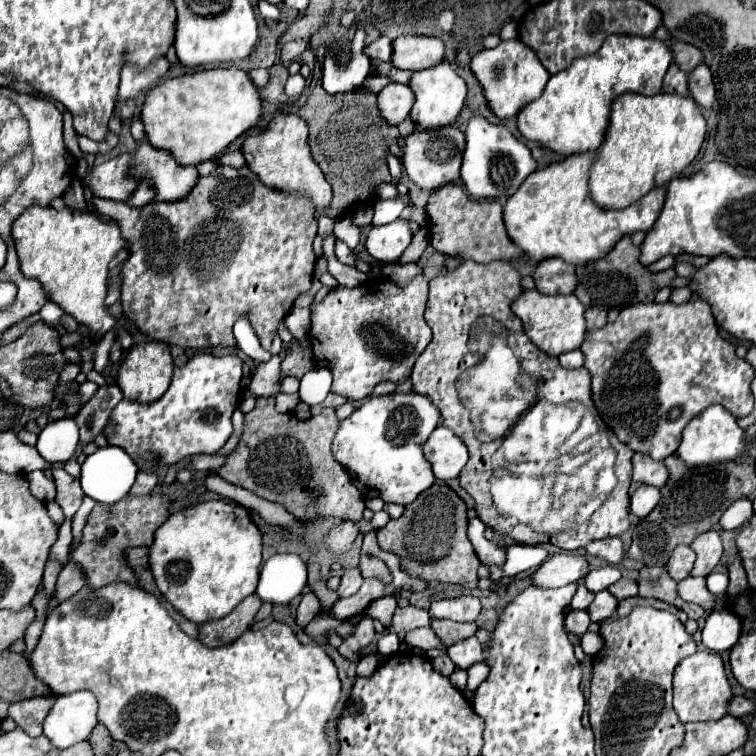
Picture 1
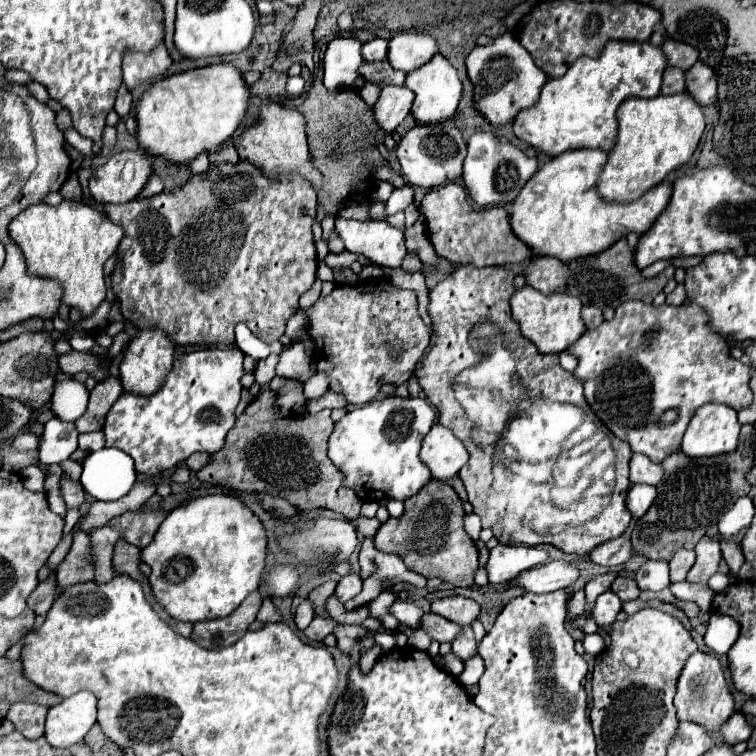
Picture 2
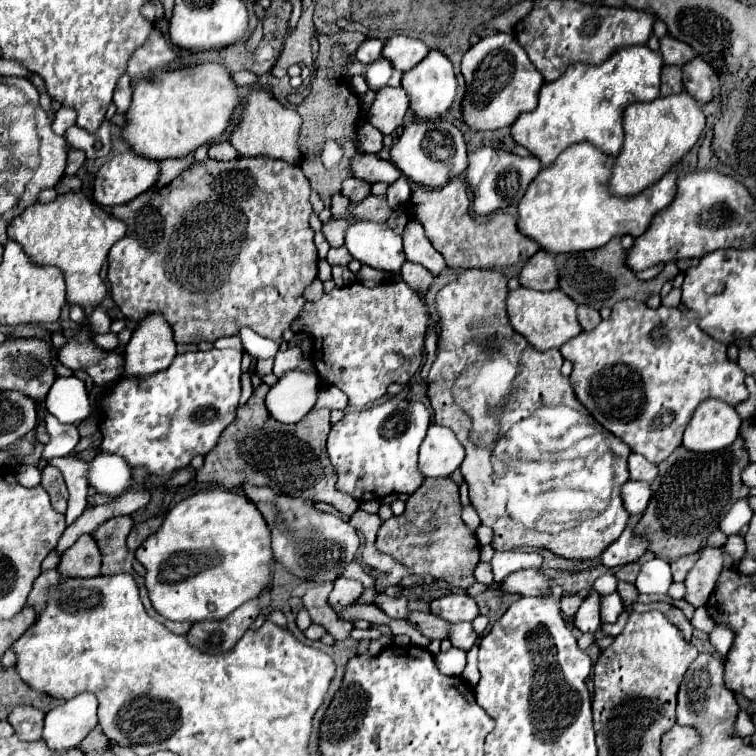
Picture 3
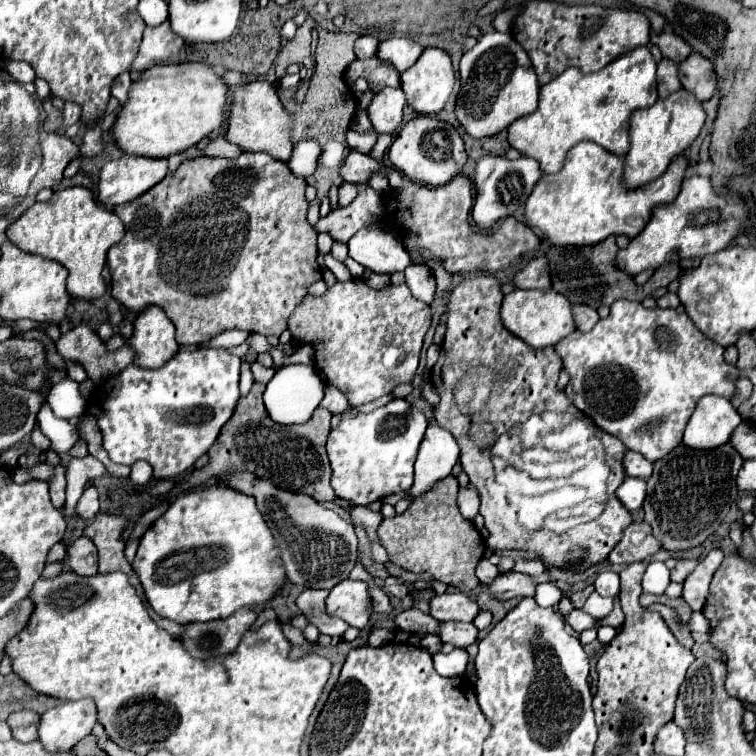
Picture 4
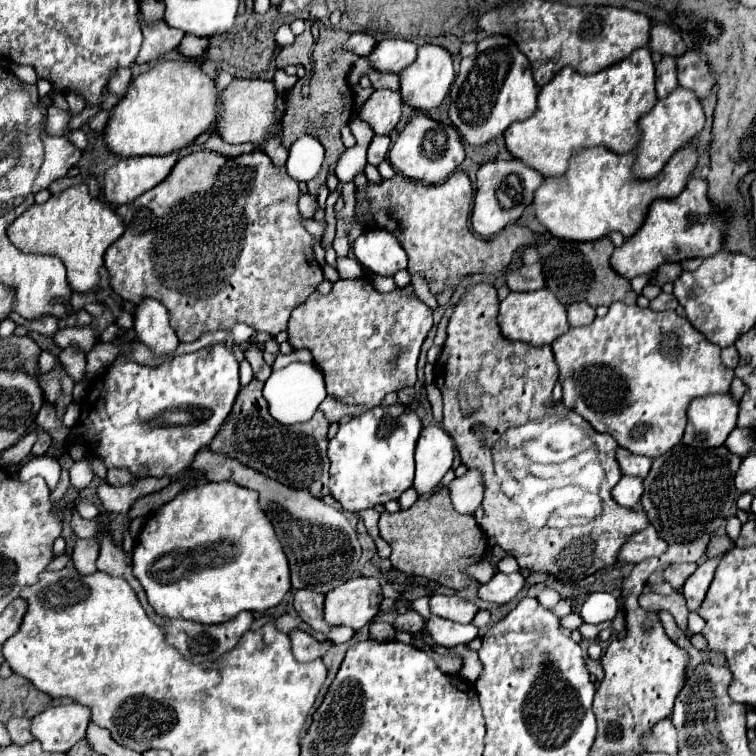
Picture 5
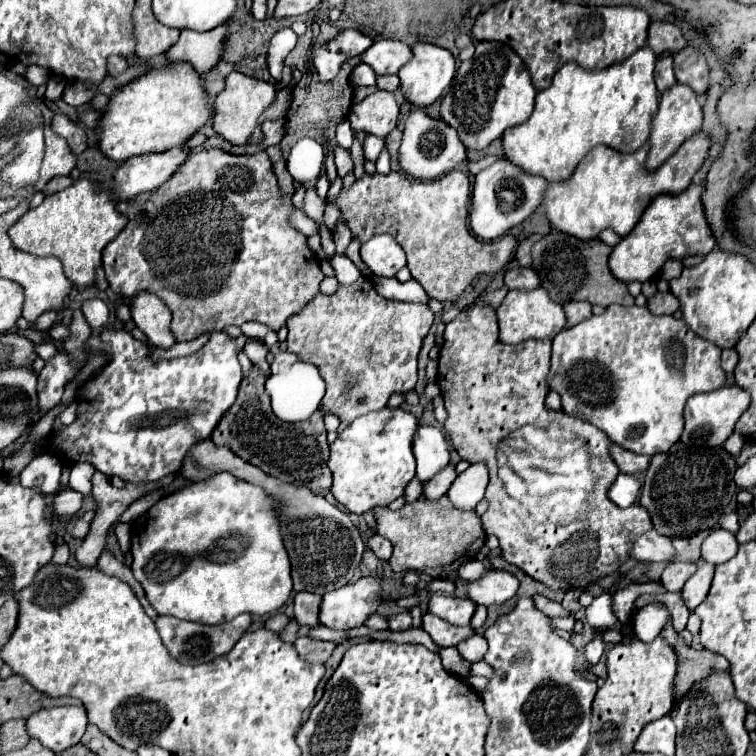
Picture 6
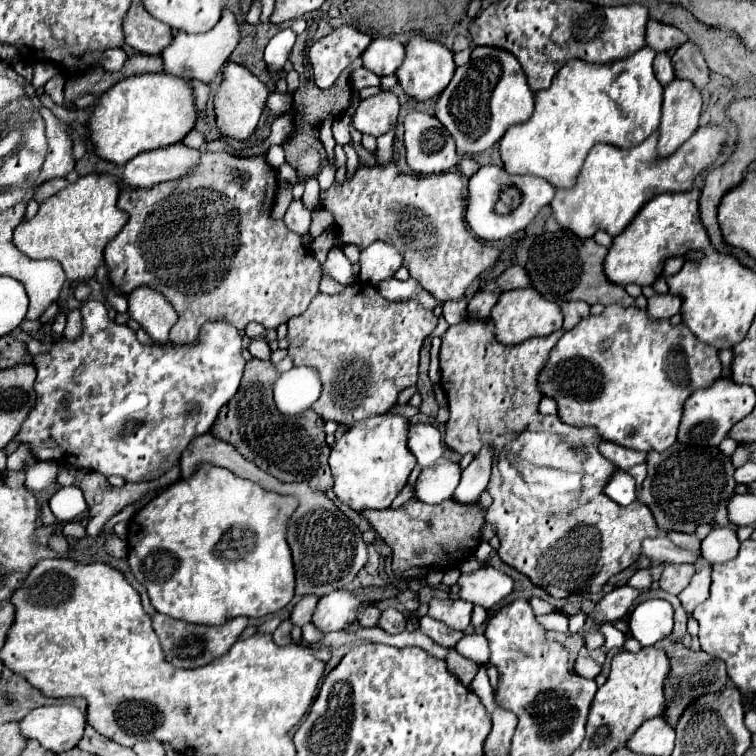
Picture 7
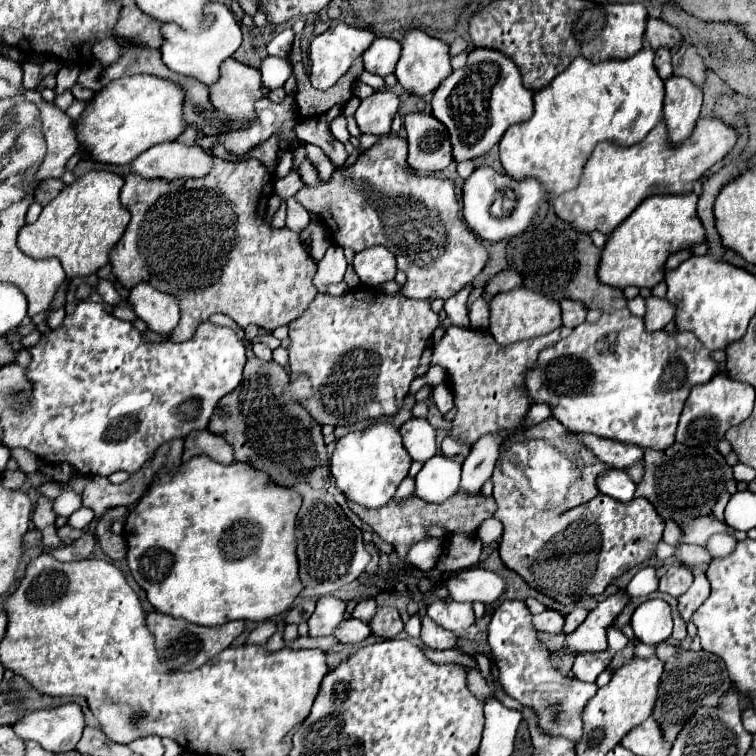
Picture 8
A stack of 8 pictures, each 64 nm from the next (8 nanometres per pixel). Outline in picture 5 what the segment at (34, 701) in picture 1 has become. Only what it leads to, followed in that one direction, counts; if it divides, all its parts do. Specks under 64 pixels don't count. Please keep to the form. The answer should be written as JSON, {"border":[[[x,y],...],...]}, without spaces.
{"border":[[[22,716],[22,718],[10,718],[6,722],[6,728],[8,728],[8,734],[12,738],[14,744],[26,744],[30,740],[34,740],[34,736],[30,734],[30,718]]]}

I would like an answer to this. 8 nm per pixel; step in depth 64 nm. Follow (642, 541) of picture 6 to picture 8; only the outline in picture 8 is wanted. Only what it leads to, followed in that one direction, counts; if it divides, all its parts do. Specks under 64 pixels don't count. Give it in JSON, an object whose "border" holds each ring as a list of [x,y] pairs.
{"border":[[[680,544],[680,546],[674,548],[674,556],[684,566],[700,566],[700,564],[708,564],[710,562],[710,554],[706,552],[704,546]]]}

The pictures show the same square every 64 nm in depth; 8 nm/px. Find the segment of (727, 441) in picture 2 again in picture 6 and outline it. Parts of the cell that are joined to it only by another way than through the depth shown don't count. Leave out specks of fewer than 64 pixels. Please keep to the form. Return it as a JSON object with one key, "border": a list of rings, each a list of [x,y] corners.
{"border":[[[724,386],[714,392],[704,392],[704,394],[694,394],[684,408],[684,432],[682,432],[682,442],[690,446],[722,446],[726,438],[734,432],[736,420],[742,416],[742,412],[748,408],[750,396],[746,390],[740,386]]]}

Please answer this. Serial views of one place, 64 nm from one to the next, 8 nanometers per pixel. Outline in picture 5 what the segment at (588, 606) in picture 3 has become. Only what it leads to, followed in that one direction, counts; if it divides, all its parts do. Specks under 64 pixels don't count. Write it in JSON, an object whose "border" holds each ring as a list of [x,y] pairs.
{"border":[[[572,612],[572,614],[564,616],[564,618],[560,618],[560,624],[562,624],[564,628],[568,628],[568,630],[578,630],[578,628],[584,624],[584,620],[582,620],[580,614]]]}

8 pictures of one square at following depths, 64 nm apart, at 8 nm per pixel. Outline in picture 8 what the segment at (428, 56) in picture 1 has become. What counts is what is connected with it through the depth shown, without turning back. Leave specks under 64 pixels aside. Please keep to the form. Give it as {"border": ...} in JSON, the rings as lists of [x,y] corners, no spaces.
{"border":[[[376,38],[374,44],[370,44],[370,48],[364,52],[364,70],[386,78],[388,74],[394,74],[400,52],[400,42],[392,38]]]}

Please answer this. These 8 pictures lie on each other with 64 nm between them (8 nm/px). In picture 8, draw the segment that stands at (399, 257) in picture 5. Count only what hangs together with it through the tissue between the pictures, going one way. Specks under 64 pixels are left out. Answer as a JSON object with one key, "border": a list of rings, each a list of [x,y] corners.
{"border":[[[370,246],[356,254],[354,270],[360,276],[362,284],[378,286],[382,282],[394,280],[396,256],[384,246]]]}

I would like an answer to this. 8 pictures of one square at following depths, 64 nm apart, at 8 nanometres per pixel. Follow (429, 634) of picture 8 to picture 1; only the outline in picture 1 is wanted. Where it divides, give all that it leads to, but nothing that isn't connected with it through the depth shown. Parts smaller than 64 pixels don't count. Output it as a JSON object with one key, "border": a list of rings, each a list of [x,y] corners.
{"border":[[[472,636],[470,640],[462,640],[462,644],[450,646],[448,656],[460,670],[468,670],[472,664],[484,662],[484,650],[484,644],[480,644],[480,640]]]}

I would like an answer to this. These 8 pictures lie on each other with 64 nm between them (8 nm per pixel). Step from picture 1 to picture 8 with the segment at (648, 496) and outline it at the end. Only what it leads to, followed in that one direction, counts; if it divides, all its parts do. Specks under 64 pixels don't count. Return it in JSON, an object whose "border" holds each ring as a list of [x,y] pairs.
{"border":[[[606,470],[600,478],[598,478],[598,488],[602,494],[606,496],[612,496],[614,500],[620,500],[620,502],[630,502],[634,498],[634,490],[636,490],[636,484],[632,482],[632,478],[628,476],[626,470]]]}

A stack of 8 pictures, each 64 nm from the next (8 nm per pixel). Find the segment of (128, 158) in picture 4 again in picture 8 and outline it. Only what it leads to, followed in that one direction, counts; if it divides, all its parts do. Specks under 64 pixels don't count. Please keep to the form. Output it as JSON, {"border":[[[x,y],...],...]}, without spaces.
{"border":[[[164,142],[140,154],[130,164],[130,170],[144,180],[198,178],[210,170],[210,154],[200,146]]]}

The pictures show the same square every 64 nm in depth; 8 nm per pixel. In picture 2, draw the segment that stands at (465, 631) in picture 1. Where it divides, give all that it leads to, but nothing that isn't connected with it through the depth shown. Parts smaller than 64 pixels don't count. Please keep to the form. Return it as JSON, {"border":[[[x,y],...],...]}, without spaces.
{"border":[[[424,614],[422,618],[422,628],[436,640],[436,642],[454,642],[454,638],[458,638],[464,630],[464,626],[450,622],[438,614]]]}

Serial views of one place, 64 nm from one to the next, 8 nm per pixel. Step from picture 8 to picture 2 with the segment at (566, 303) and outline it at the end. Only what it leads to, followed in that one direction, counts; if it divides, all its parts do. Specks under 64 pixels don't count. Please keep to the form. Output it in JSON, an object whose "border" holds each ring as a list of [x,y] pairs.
{"border":[[[584,306],[582,308],[582,320],[584,320],[584,324],[586,324],[588,330],[594,330],[594,328],[598,328],[604,322],[604,314],[602,314],[600,308]]]}

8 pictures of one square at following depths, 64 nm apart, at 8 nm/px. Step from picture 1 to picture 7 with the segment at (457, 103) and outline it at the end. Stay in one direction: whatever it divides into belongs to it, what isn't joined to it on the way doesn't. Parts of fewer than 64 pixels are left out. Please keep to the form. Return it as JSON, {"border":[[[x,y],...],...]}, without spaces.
{"border":[[[414,36],[408,44],[406,44],[406,58],[402,62],[402,66],[398,68],[396,76],[398,76],[398,82],[402,86],[402,90],[418,100],[418,102],[426,102],[426,100],[432,100],[436,98],[446,86],[448,82],[452,80],[454,76],[454,70],[456,70],[456,64],[454,64],[454,56],[448,48],[444,48],[442,44],[438,42],[432,42],[432,40],[426,40],[426,38],[420,38],[420,36]]]}

